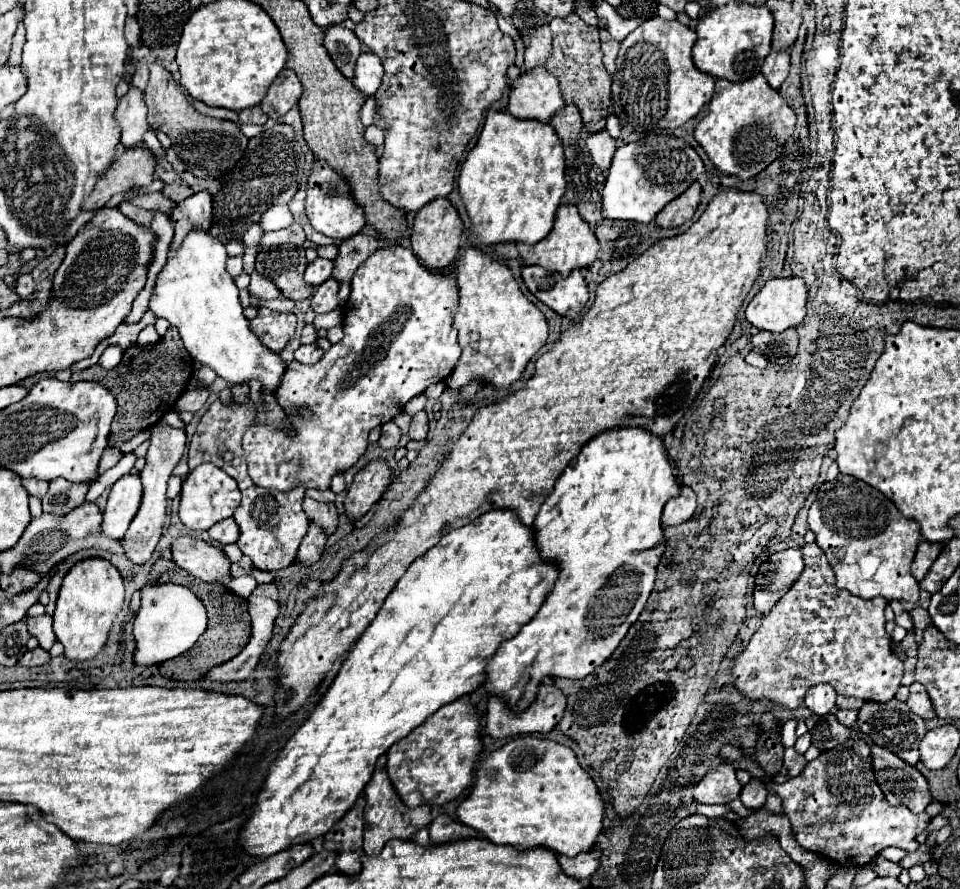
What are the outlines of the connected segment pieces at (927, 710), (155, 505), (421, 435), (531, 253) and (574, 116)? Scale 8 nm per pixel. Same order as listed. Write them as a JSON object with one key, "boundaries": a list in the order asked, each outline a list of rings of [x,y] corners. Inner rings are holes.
{"boundaries":[[[[912,683],[910,685],[910,695],[908,695],[908,707],[912,713],[920,715],[922,719],[932,719],[934,717],[934,707],[932,701],[926,693],[926,689],[920,683]]],[[[160,421],[152,427],[150,441],[152,441],[152,445],[150,445],[148,455],[146,455],[146,467],[140,471],[142,503],[140,503],[140,509],[138,509],[136,517],[132,519],[128,531],[122,539],[126,557],[136,565],[142,565],[142,563],[150,561],[150,557],[154,553],[154,547],[156,547],[156,543],[162,535],[162,525],[164,525],[164,517],[166,517],[166,483],[168,483],[168,477],[172,475],[172,469],[176,467],[176,463],[180,461],[180,457],[184,453],[186,435],[184,435],[184,431],[172,429],[164,421]]],[[[420,411],[412,417],[408,437],[410,439],[426,439],[426,433],[428,433],[428,417],[426,417],[426,411]]],[[[562,203],[558,207],[554,229],[548,237],[544,237],[542,241],[538,241],[536,245],[530,245],[530,247],[522,245],[522,243],[516,243],[516,247],[518,247],[520,259],[524,261],[524,265],[540,265],[540,267],[546,267],[550,271],[560,273],[562,277],[570,275],[574,269],[590,267],[592,261],[596,259],[598,249],[600,249],[594,231],[584,221],[580,221],[578,209],[574,205],[568,205],[568,203]]],[[[570,103],[562,111],[558,111],[552,117],[552,127],[558,133],[562,143],[574,145],[582,133],[582,119],[580,119],[580,111],[576,109],[576,105]]]]}

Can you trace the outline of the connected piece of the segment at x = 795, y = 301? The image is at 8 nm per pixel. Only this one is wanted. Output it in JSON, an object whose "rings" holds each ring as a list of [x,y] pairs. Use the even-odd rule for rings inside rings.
{"rings":[[[798,277],[770,279],[746,307],[746,319],[756,329],[784,331],[806,315],[806,285]]]}

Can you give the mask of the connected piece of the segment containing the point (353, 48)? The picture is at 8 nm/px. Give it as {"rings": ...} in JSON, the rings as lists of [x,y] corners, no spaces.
{"rings":[[[328,25],[328,29],[324,29],[324,47],[340,73],[352,79],[354,63],[360,55],[360,41],[354,31],[344,25]]]}

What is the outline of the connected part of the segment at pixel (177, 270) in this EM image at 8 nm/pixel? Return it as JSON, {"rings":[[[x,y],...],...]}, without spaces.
{"rings":[[[204,231],[188,233],[176,257],[168,259],[162,267],[150,309],[156,317],[164,317],[170,325],[178,327],[186,351],[218,377],[230,385],[250,385],[258,381],[264,391],[276,395],[286,363],[254,337],[238,299],[238,287],[226,271],[226,259],[226,247],[220,241]]]}

